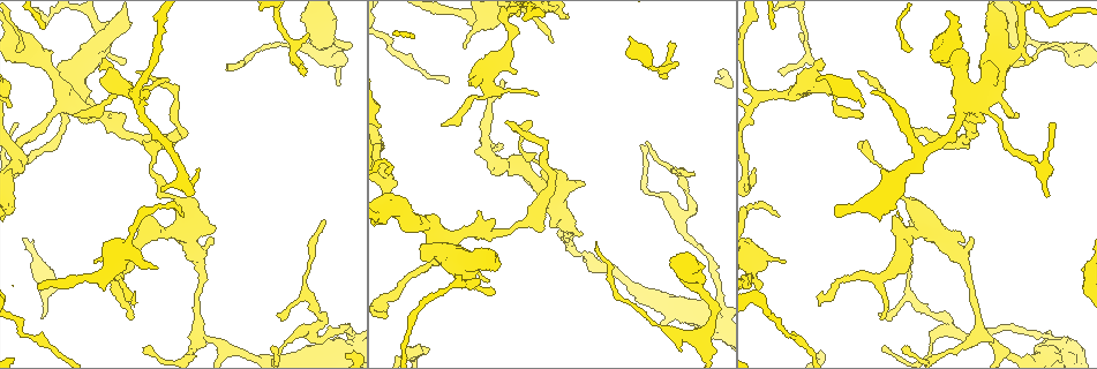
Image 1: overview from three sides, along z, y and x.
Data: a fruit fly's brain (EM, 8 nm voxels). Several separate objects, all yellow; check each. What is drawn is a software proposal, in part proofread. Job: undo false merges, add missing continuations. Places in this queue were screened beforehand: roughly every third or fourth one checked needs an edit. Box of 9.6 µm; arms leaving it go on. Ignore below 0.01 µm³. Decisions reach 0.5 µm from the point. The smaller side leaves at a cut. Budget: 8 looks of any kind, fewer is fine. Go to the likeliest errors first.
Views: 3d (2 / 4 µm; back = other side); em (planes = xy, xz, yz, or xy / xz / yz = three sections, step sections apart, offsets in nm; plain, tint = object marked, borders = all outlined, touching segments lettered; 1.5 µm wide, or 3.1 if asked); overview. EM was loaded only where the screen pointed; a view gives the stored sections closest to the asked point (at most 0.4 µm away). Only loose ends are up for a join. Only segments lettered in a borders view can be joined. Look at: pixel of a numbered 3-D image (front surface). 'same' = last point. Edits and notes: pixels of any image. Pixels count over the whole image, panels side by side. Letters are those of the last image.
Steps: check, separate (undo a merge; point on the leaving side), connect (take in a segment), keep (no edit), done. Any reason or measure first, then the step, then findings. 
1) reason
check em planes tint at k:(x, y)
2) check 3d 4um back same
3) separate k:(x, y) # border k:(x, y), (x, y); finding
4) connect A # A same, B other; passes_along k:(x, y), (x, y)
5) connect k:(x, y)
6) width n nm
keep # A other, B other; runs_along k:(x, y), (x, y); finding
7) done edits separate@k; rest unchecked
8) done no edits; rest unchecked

tapers out
check 3d 2um at 1:(779, 71)

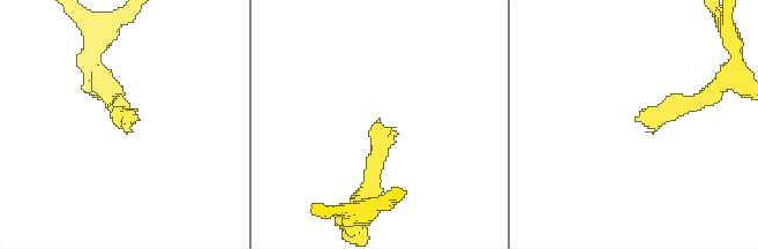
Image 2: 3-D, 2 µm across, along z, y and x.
now the EM
check em yz step 8 tint at 2:(123, 118)

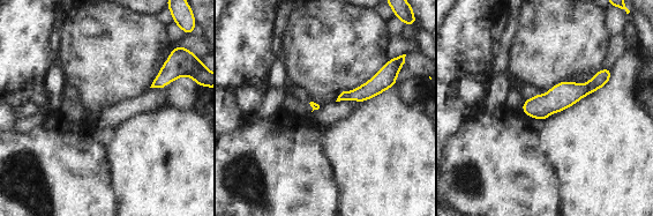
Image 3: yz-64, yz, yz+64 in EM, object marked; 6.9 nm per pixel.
check em planes borders same

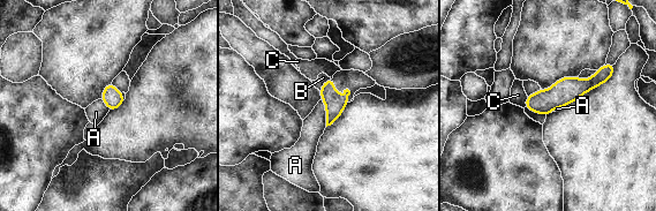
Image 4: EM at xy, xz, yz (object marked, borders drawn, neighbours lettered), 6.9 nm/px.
longest_contact A 190 nm
keep # A other, B other, C other; border 4:(322, 99), (325, 106), (326, 126); none of them fits

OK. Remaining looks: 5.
thin end
check 3d 4um at 1:(501, 83)

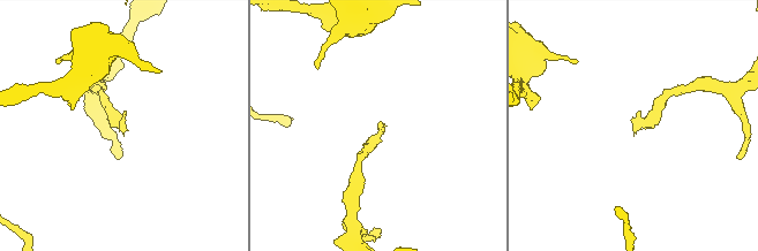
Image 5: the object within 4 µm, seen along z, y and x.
need the tissue
check em planes borders at 5:(381, 122)

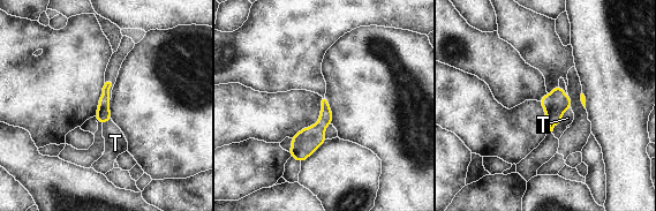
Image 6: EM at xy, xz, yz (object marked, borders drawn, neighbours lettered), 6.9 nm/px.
connect T # T same; it goes on there

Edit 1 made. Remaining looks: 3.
see it whole again
check overview

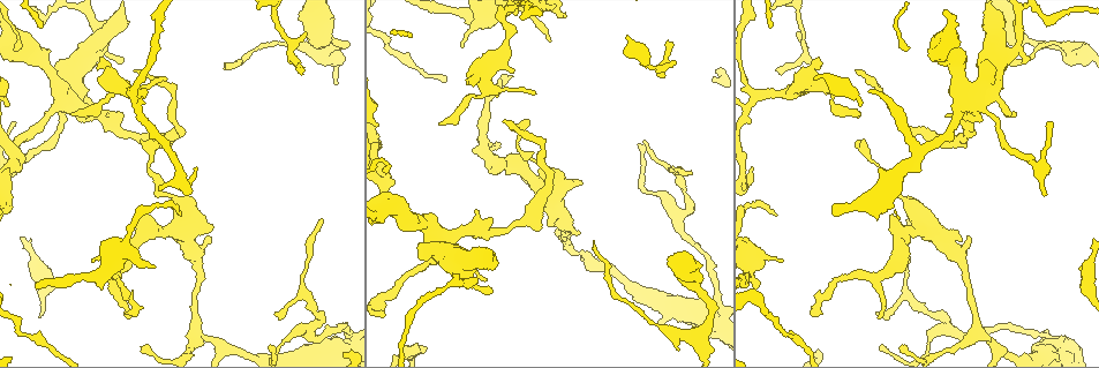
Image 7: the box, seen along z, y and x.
check em xz step 4 borders at 7:(155, 140)

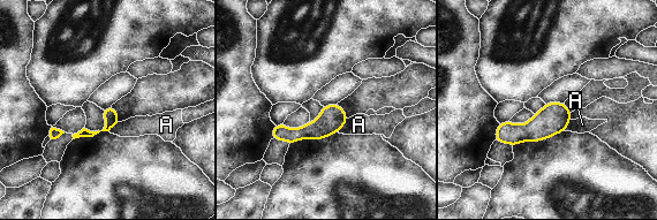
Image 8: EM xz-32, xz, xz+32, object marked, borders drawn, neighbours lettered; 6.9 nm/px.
check em planes borders same

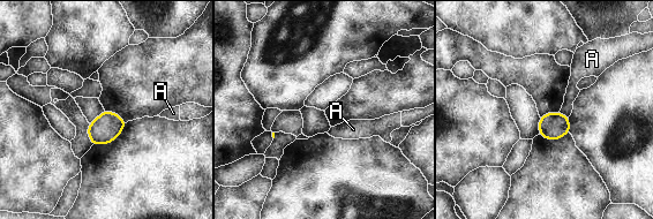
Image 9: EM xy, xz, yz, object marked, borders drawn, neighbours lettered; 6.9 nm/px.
longest_contact A 80 nm
keep # A other; border 9:(560, 111), (568, 118); none of them fits

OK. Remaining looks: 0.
done edits connect@6; rest unchecked

